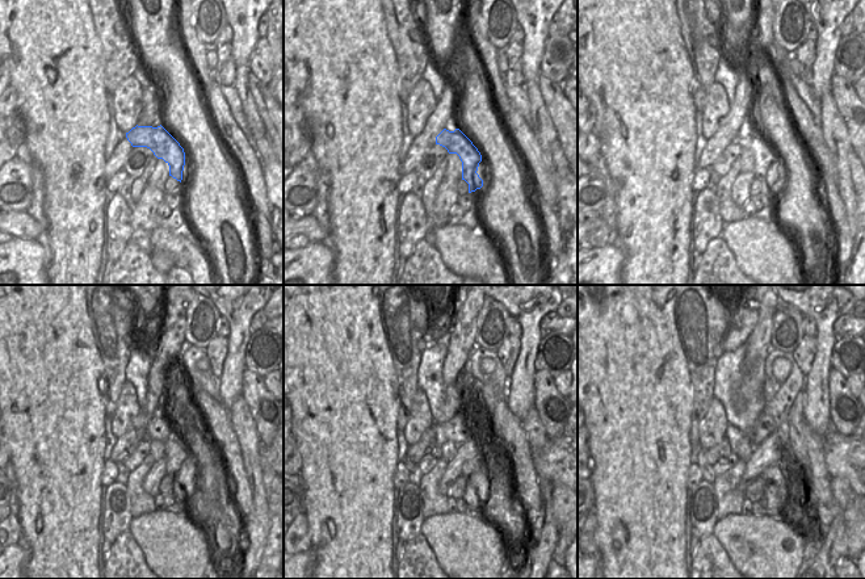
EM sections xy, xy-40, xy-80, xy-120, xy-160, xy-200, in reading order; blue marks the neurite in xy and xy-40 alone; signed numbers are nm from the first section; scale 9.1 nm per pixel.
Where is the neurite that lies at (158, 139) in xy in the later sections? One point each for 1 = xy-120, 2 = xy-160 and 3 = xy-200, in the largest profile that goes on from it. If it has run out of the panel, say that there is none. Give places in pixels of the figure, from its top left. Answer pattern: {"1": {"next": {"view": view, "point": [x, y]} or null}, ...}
{"1": {"next": {"view": "xy-120", "point": [180, 466]}}, "2": {"next": {"view": "xy-160", "point": [477, 470]}}, "3": {"next": {"view": "xy-200", "point": [775, 475]}}}

